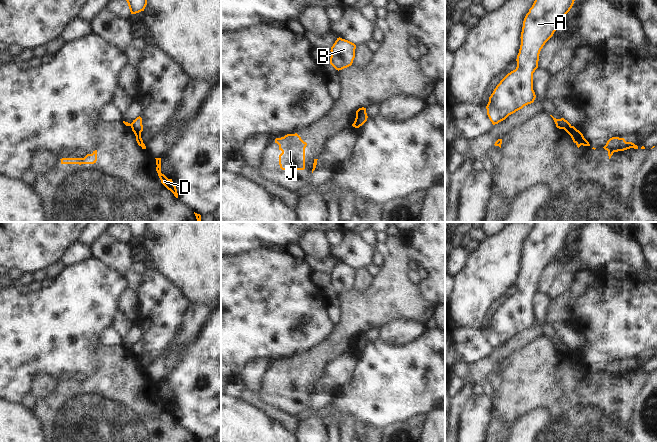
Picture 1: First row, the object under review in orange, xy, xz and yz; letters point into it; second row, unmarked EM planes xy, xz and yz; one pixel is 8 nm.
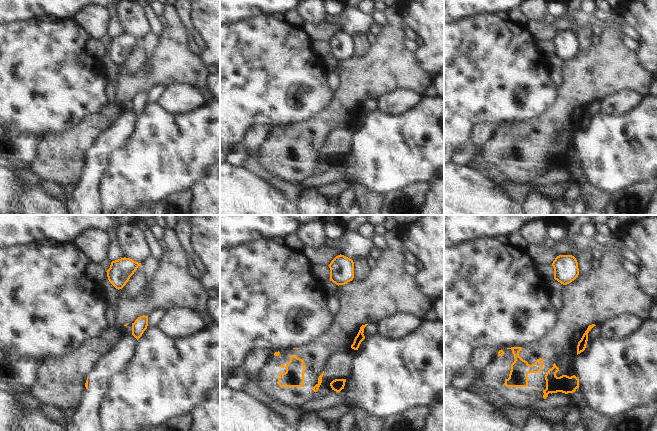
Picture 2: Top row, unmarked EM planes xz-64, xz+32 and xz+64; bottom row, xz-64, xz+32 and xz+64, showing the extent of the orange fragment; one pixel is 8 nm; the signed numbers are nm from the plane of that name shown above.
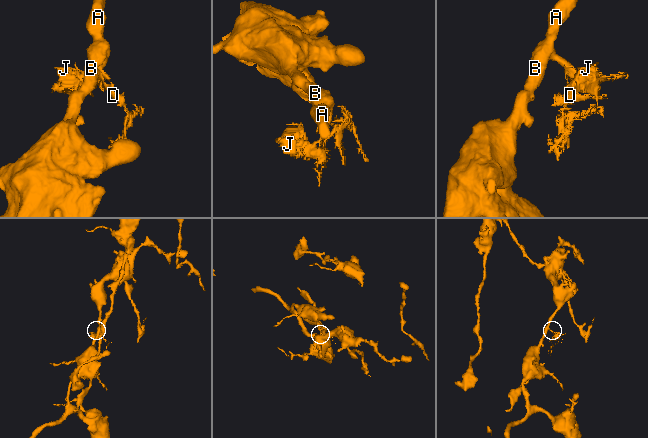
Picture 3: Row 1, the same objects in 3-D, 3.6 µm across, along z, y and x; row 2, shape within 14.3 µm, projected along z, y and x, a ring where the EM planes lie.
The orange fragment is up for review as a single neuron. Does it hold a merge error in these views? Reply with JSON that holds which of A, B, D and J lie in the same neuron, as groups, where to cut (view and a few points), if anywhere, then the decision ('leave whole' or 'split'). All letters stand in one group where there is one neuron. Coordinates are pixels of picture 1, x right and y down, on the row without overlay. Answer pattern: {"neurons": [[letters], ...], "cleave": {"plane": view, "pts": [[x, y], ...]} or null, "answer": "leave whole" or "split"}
{"neurons": [["A", "B"], ["D", "J"]], "cleave": {"plane": "xy", "pts": [[130, 348], [140, 357]]}, "answer": "split"}

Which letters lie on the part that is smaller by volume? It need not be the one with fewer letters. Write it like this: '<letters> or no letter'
D, J

